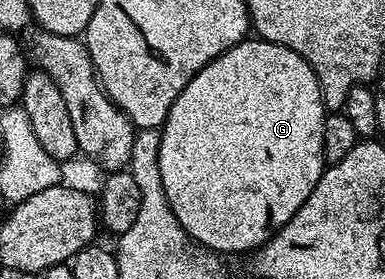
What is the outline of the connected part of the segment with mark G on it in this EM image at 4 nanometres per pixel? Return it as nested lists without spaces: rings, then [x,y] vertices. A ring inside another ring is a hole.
[[[244,39],[239,45],[233,46],[217,59],[210,61],[201,71],[197,71],[197,75],[193,75],[193,79],[189,79],[185,91],[181,91],[181,95],[177,95],[173,107],[169,107],[169,115],[161,126],[159,134],[161,139],[159,148],[161,187],[165,187],[169,207],[173,207],[173,215],[177,215],[177,223],[181,223],[181,227],[192,242],[202,245],[204,249],[209,249],[216,255],[247,252],[250,254],[252,251],[258,251],[266,241],[271,240],[276,231],[285,227],[285,223],[289,223],[289,219],[293,219],[293,215],[297,215],[297,211],[303,206],[305,199],[309,199],[313,187],[317,187],[325,168],[323,124],[328,110],[324,106],[321,87],[313,67],[309,67],[309,63],[305,63],[305,59],[301,59],[301,55],[297,55],[297,51],[289,51],[289,47],[281,47],[277,43],[262,39],[251,40]]]

